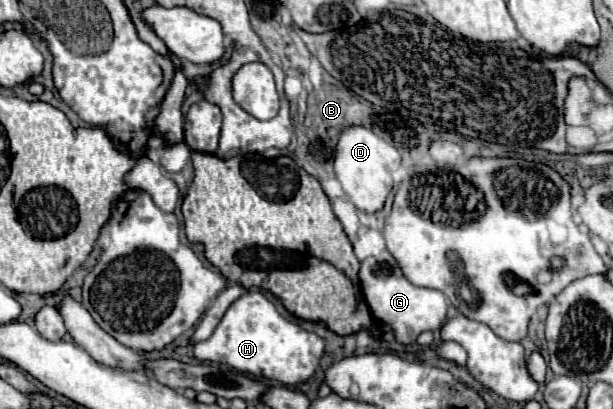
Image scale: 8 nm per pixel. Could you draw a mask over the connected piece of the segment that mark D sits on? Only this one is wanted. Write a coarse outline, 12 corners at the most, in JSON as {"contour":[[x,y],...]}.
{"contour":[[348,127],[334,171],[360,211],[394,187],[400,153],[370,129]]}

